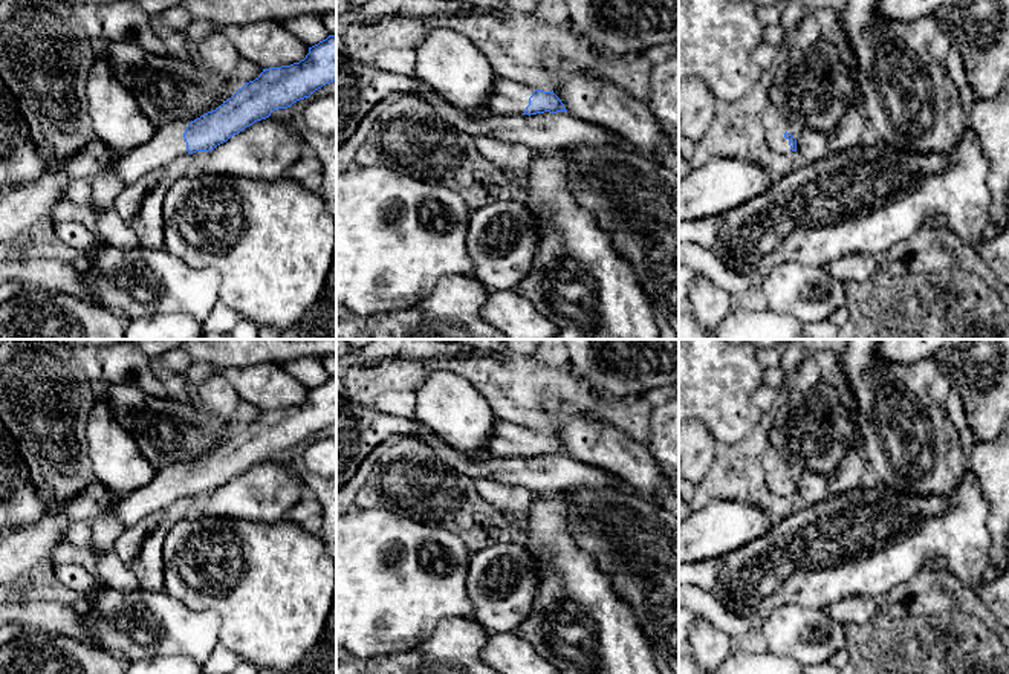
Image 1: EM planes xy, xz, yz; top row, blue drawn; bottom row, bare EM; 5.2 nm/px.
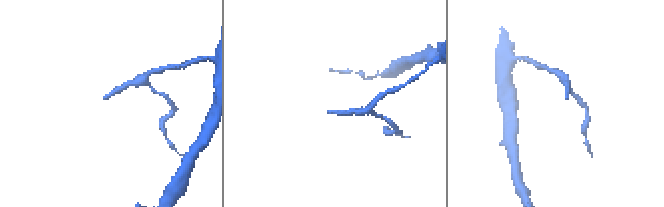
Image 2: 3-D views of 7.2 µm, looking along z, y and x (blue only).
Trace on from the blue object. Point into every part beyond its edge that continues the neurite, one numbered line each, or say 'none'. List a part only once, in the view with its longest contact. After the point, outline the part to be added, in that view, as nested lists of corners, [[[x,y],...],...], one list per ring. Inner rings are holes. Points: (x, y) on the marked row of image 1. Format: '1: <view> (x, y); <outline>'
1: xy (167, 144); [[[238,79],[229,81],[225,92],[206,109],[194,112],[183,119],[154,124],[153,138],[128,153],[118,154],[107,173],[118,176],[124,185],[130,185],[145,173],[165,167],[179,156],[187,156],[183,133],[190,122],[216,110],[243,86],[245,83]]]

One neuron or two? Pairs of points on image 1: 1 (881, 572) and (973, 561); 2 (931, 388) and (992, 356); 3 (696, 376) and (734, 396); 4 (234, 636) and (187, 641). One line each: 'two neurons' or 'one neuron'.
1: one neuron
2: two neurons
3: one neuron
4: two neurons

